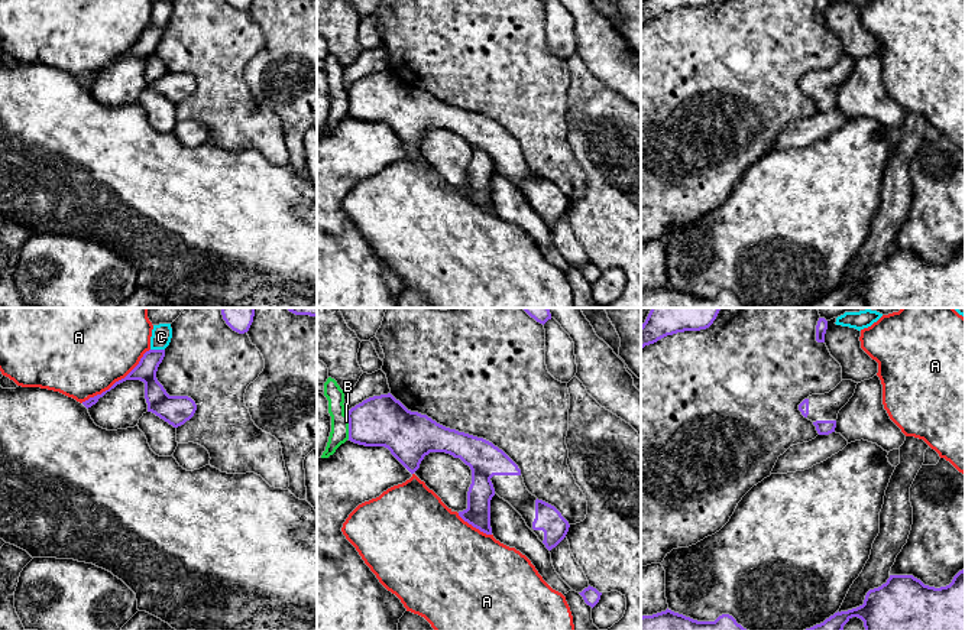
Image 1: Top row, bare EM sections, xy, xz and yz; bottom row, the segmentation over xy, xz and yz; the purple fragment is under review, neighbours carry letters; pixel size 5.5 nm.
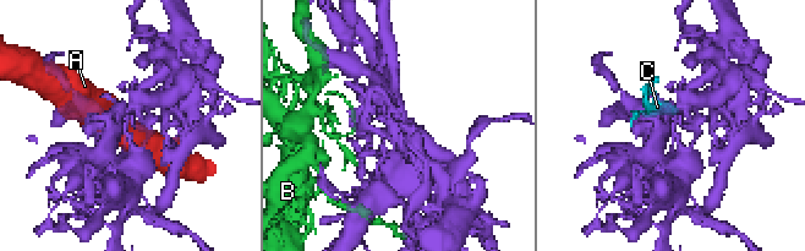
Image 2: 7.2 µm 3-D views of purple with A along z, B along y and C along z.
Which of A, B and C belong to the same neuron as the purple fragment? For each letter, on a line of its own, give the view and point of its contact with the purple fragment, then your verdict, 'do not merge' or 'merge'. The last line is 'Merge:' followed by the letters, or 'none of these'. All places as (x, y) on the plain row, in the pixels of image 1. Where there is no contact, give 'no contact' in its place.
A: meets purple in xy at (116, 58); do not merge
B: meets purple in xz at (349, 104); do not merge
C: meets purple in xy at (158, 26); do not merge
Merge: none of these

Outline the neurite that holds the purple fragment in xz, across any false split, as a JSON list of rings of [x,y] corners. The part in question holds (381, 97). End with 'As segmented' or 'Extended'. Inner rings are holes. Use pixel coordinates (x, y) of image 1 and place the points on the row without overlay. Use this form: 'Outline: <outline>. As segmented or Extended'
Outline: [[[391,69],[373,72],[352,84],[347,90],[349,117],[365,123],[385,123],[414,150],[430,129],[446,129],[460,134],[472,146],[472,160],[467,168],[467,185],[459,192],[486,211],[492,211],[490,176],[495,171],[508,178],[525,197],[548,227],[556,224],[569,208],[569,198],[551,181],[532,172],[518,142],[492,118],[456,105],[446,104],[427,91],[408,87]]]. Extended

